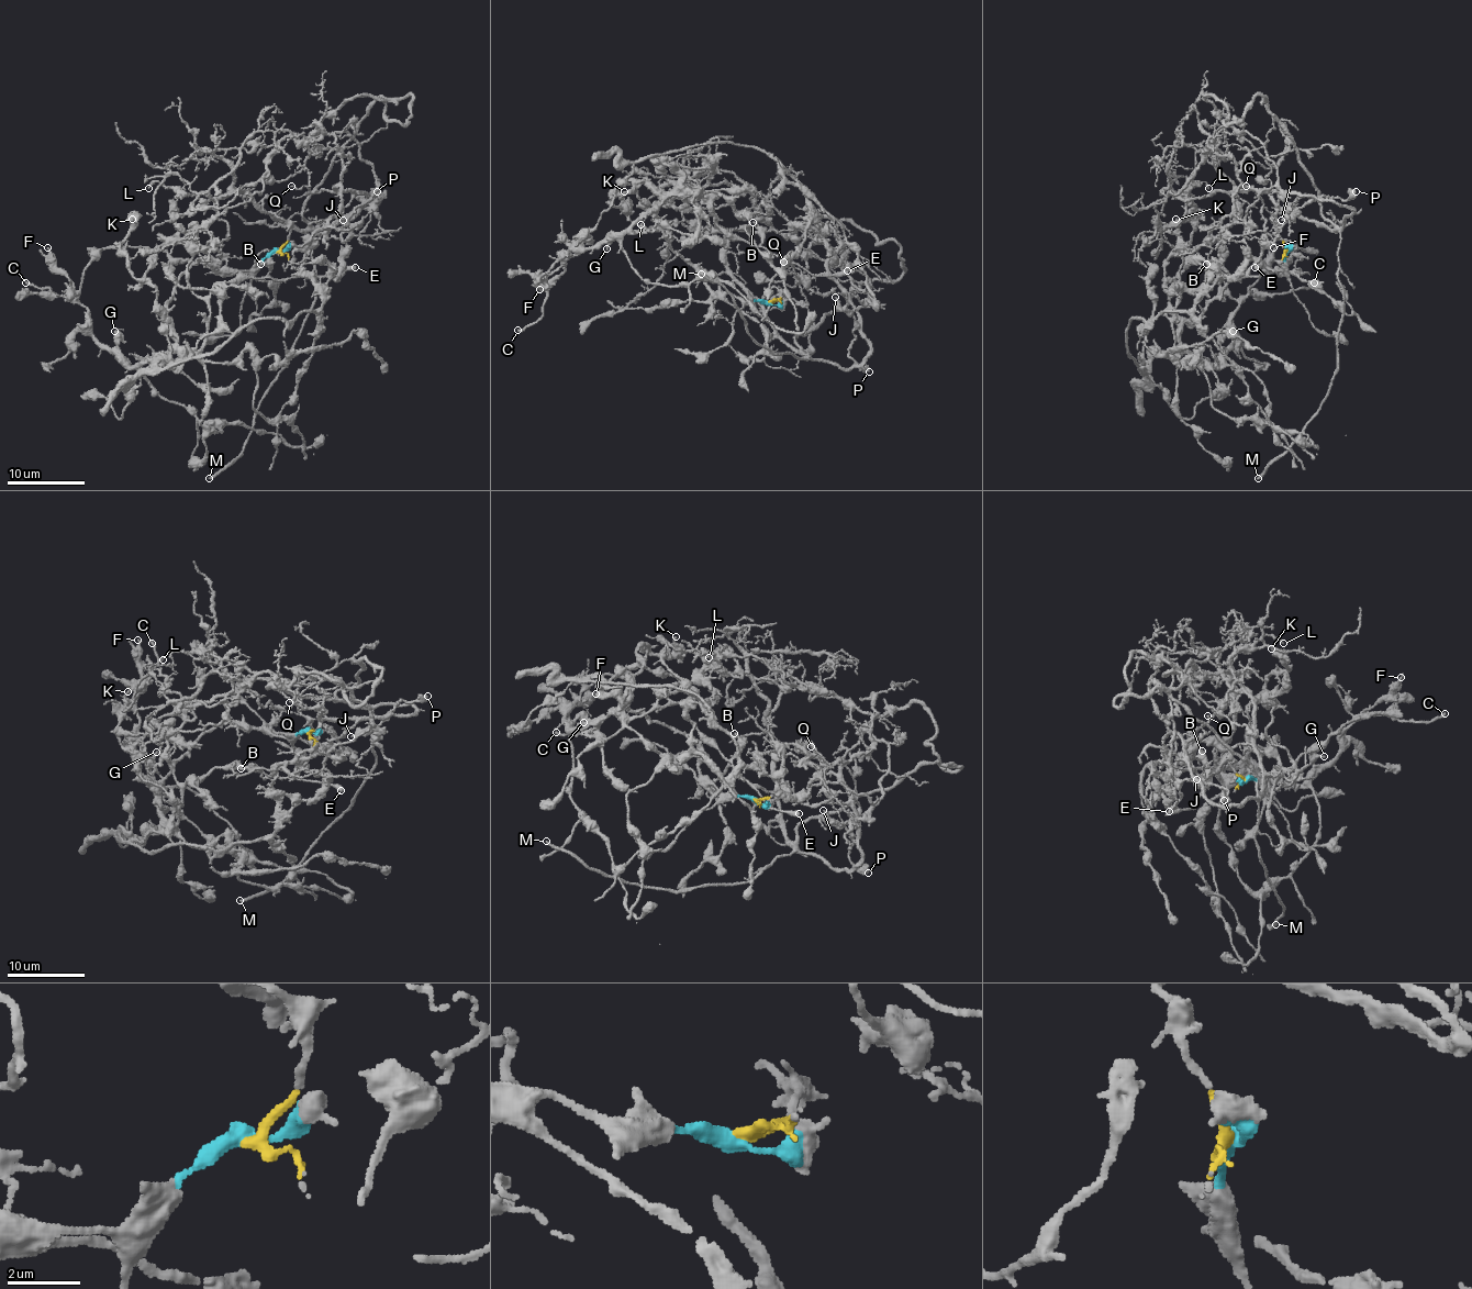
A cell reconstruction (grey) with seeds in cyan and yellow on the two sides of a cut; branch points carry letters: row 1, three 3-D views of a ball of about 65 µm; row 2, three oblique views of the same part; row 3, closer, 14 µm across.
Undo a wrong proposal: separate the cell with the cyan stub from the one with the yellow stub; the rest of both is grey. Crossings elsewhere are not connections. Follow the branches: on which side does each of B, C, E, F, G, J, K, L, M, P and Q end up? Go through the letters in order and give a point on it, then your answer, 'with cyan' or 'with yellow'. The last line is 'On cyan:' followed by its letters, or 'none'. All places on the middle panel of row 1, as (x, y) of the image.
B: at (753, 222); with cyan
C: at (517, 330); with cyan
E: at (847, 270); with cyan
F: at (539, 289); with cyan
G: at (606, 248); with cyan
J: at (835, 297); with yellow
K: at (624, 191); with cyan
L: at (640, 224); with yellow
M: at (701, 274); with yellow
P: at (869, 371); with yellow
Q: at (783, 262); with yellow
On cyan: B, C, E, F, G, K

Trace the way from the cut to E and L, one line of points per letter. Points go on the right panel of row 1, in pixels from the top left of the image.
E: (1285, 251), (1282, 270), (1249, 260), (1183, 324), (1175, 348), (1177, 298), (1219, 278), (1259, 276), (1255, 266)
L: (1285, 251), (1272, 218), (1285, 212), (1267, 192), (1183, 192), (1192, 181), (1208, 189)

